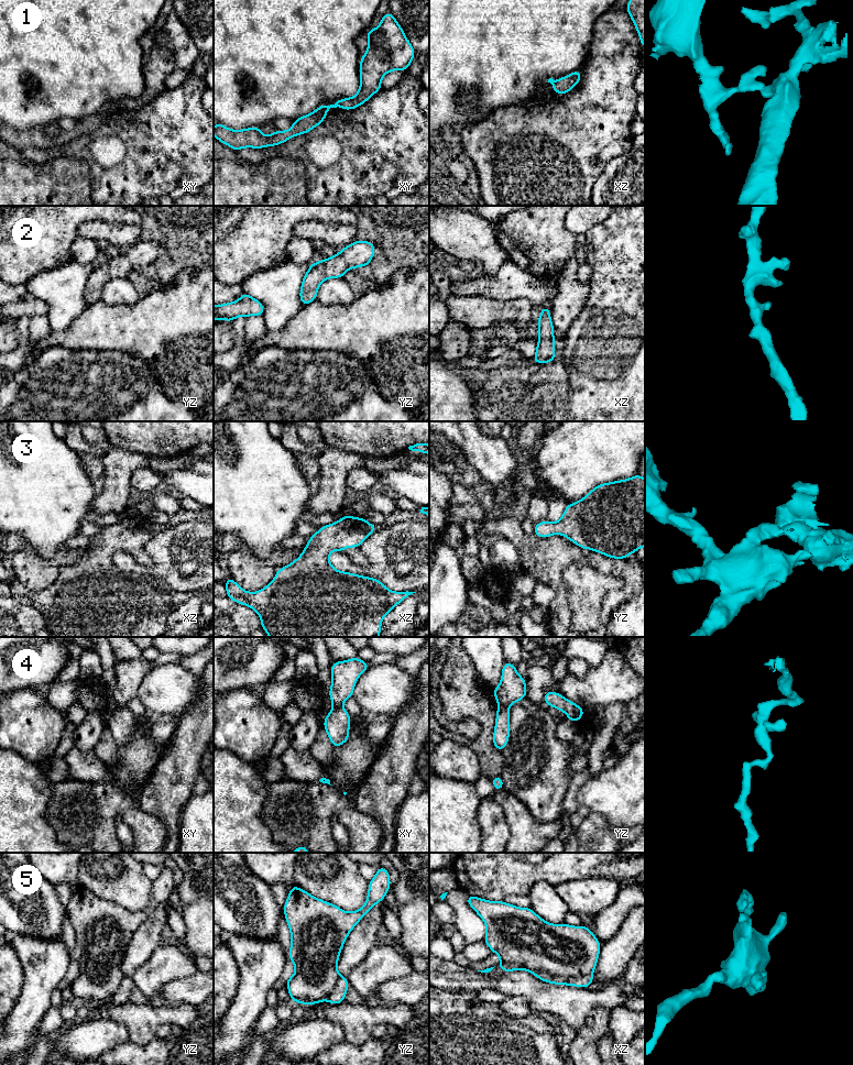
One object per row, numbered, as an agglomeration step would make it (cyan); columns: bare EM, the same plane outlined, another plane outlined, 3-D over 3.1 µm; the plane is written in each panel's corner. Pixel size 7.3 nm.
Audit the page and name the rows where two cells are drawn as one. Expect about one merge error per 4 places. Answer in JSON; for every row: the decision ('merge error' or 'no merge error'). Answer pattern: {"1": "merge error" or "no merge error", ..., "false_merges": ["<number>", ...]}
{"1": "merge error", "2": "no merge error", "3": "no merge error", "4": "merge error", "5": "merge error", "false_merges": ["1", "4", "5"]}

